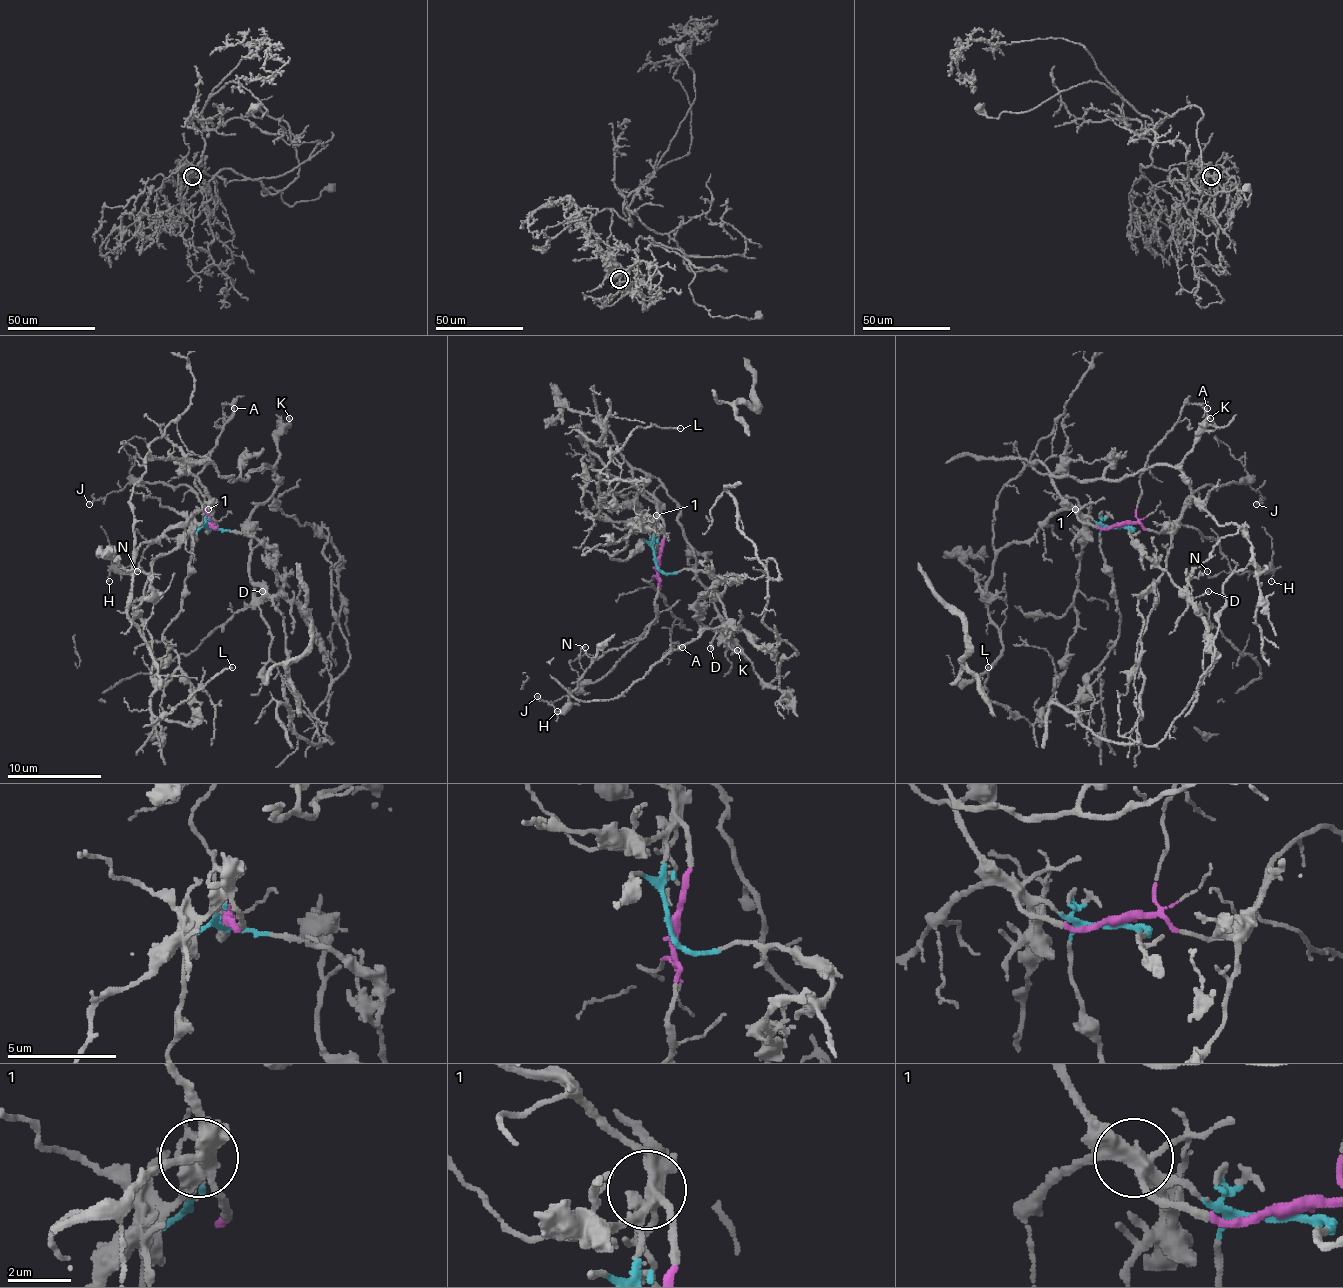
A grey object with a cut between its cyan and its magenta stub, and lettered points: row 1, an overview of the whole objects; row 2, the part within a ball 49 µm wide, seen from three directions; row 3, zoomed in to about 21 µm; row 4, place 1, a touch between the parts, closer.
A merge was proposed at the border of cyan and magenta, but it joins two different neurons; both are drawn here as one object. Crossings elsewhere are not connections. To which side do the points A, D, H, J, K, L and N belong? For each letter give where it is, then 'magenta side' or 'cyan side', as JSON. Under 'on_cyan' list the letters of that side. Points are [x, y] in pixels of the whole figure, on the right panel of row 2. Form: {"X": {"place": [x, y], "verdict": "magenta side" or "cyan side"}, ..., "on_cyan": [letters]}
{"A": {"place": [1207, 408], "verdict": "magenta side"}, "D": {"place": [1208, 591], "verdict": "cyan side"}, "H": {"place": [1271, 581], "verdict": "magenta side"}, "J": {"place": [1256, 504], "verdict": "magenta side"}, "K": {"place": [1210, 418], "verdict": "cyan side"}, "L": {"place": [988, 667], "verdict": "cyan side"}, "N": {"place": [1207, 571], "verdict": "magenta side"}, "on_cyan": ["D", "K", "L"]}

